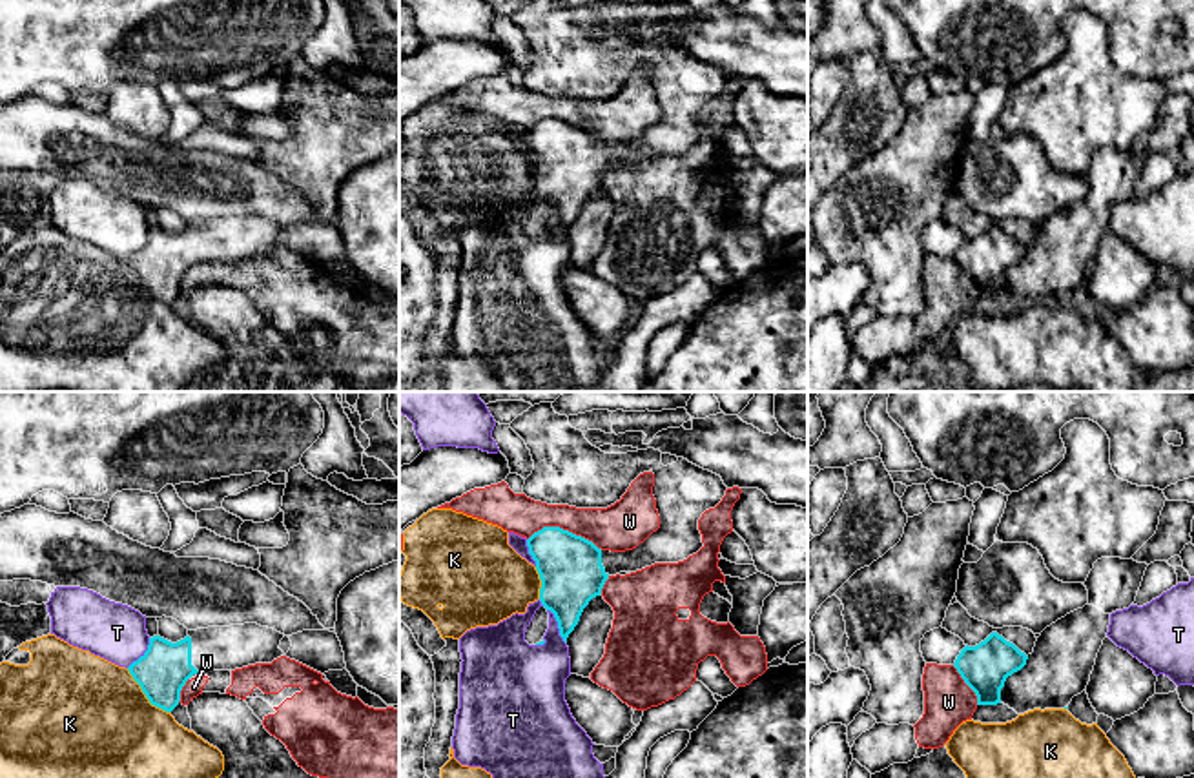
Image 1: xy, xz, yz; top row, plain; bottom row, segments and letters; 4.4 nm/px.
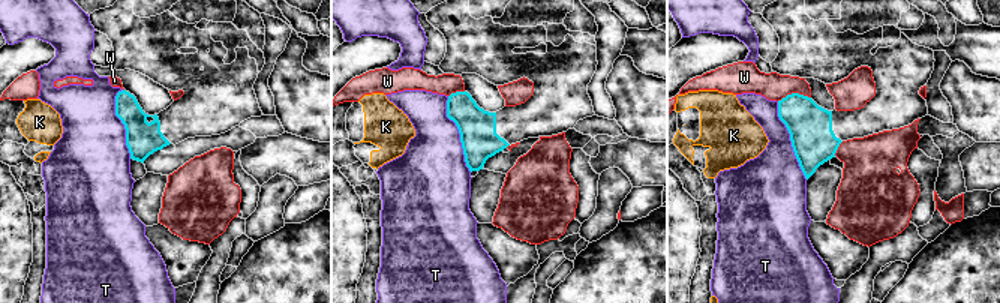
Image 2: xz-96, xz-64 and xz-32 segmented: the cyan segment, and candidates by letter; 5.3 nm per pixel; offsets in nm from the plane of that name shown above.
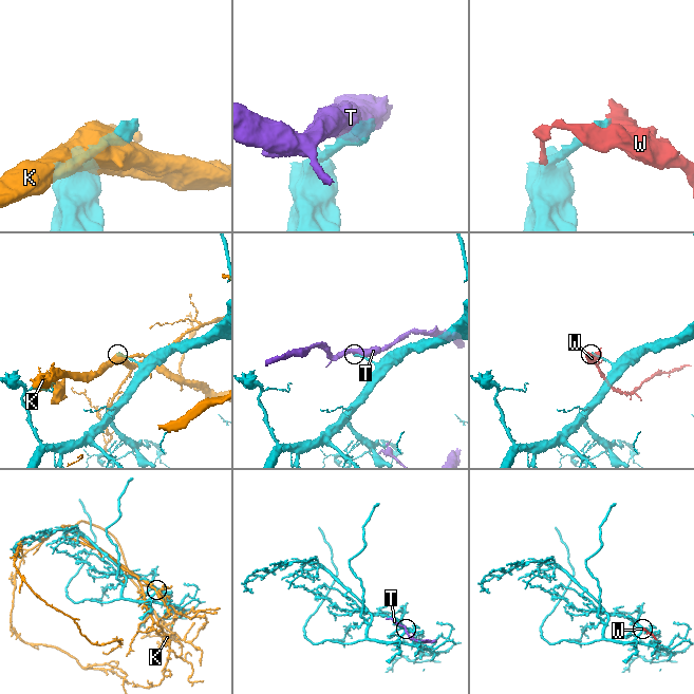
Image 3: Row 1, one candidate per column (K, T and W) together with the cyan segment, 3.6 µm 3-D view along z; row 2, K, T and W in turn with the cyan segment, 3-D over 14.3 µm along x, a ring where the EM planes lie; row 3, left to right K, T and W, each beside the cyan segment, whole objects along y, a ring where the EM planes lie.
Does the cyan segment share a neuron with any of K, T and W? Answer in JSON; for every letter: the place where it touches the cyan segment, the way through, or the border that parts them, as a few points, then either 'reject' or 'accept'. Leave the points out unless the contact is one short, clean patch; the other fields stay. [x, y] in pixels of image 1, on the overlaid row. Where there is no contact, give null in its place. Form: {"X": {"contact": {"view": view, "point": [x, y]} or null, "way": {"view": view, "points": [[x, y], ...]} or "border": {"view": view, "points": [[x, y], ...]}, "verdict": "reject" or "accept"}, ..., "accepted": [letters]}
{"K": {"contact": {"view": "xy", "point": [146, 696]}, "verdict": "reject"}, "T": {"contact": {"view": "xz", "point": [558, 627]}, "verdict": "reject"}, "W": {"contact": {"view": "xz", "point": [566, 531]}, "verdict": "reject"}, "accepted": []}

